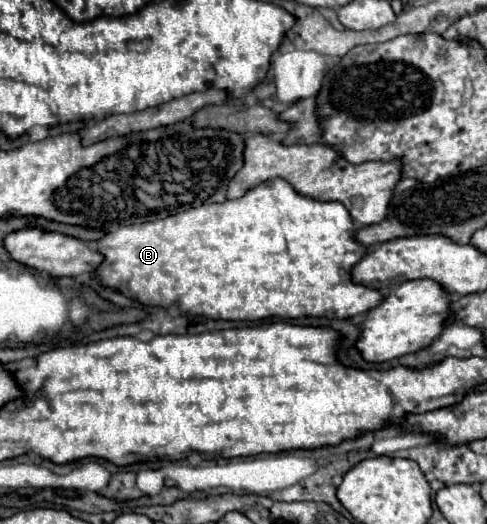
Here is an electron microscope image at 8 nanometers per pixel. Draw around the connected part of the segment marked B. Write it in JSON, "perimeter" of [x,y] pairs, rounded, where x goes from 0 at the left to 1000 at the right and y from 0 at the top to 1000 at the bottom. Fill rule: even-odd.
{"perimeter":[[[581,340],[548,344],[548,347],[532,351],[532,359],[520,359],[515,366],[507,366],[507,374],[487,378],[487,382],[462,382],[454,389],[417,389],[409,397],[388,397],[380,405],[343,412],[322,424],[253,431],[236,443],[224,443],[216,454],[199,458],[191,469],[216,489],[211,504],[199,511],[199,523],[216,546],[248,553],[257,565],[285,573],[302,584],[339,584],[339,588],[363,584],[363,588],[376,588],[388,599],[405,599],[405,603],[429,603],[429,607],[454,607],[454,611],[536,611],[536,607],[556,607],[556,603],[573,603],[573,607],[618,607],[618,603],[721,607],[721,603],[766,592],[791,569],[782,561],[782,553],[749,550],[741,542],[729,542],[721,531],[725,508],[758,481],[758,473],[729,458],[729,424],[721,420],[713,397],[700,385],[663,385],[663,382],[622,374]]]}

